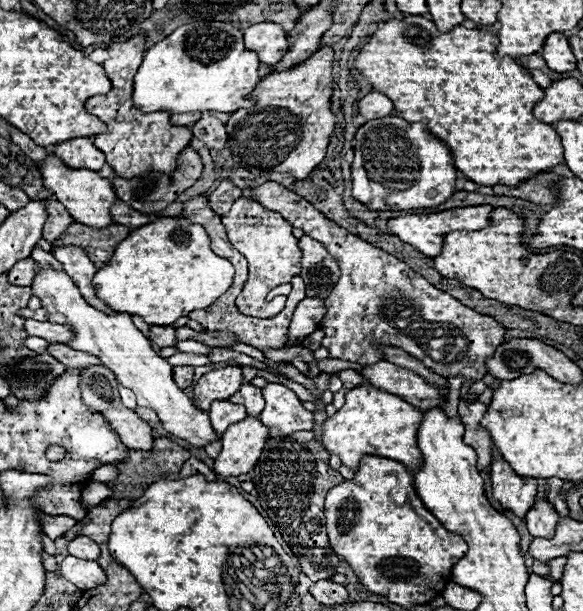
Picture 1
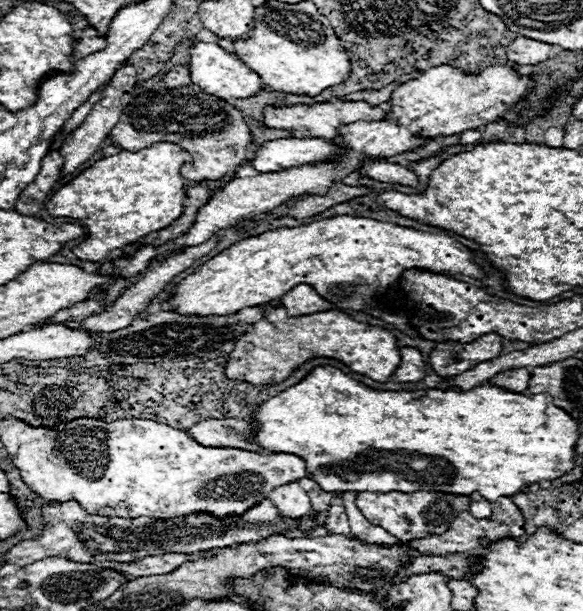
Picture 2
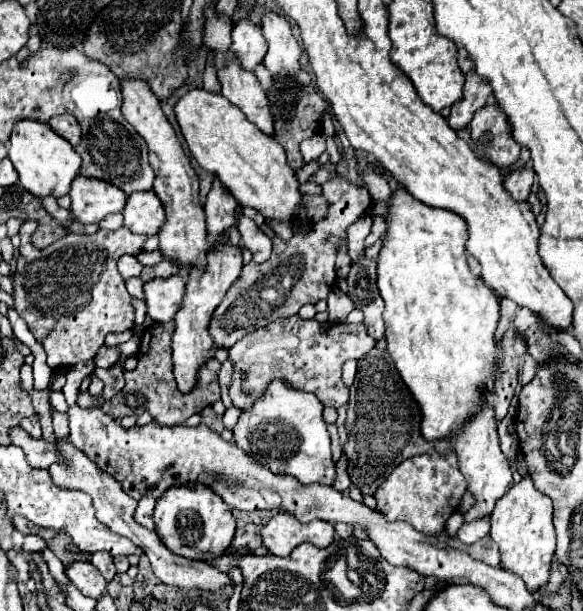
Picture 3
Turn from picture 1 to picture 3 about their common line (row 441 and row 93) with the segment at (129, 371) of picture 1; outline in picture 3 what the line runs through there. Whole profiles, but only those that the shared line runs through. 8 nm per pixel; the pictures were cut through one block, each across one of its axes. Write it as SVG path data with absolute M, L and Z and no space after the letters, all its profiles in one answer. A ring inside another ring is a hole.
M204 88L188 90L186 96L176 102L174 114L192 156L204 170L218 172L222 184L232 192L242 208L250 206L266 220L286 224L300 216L304 210L304 194L300 192L296 172L286 162L282 146L250 124L244 114L222 94L206 92Z

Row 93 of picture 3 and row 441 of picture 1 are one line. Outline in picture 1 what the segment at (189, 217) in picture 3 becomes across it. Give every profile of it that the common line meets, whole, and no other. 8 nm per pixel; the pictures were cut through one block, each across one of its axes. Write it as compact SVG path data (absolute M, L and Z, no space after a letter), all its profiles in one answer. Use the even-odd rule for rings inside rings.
M86 366L86 368L82 368L80 390L82 390L82 400L86 402L86 406L90 406L96 412L104 414L106 422L118 432L120 440L128 448L150 450L150 446L152 446L152 428L134 410L122 406L120 394L118 394L118 380L116 380L116 376L108 368L104 368L104 366Z

